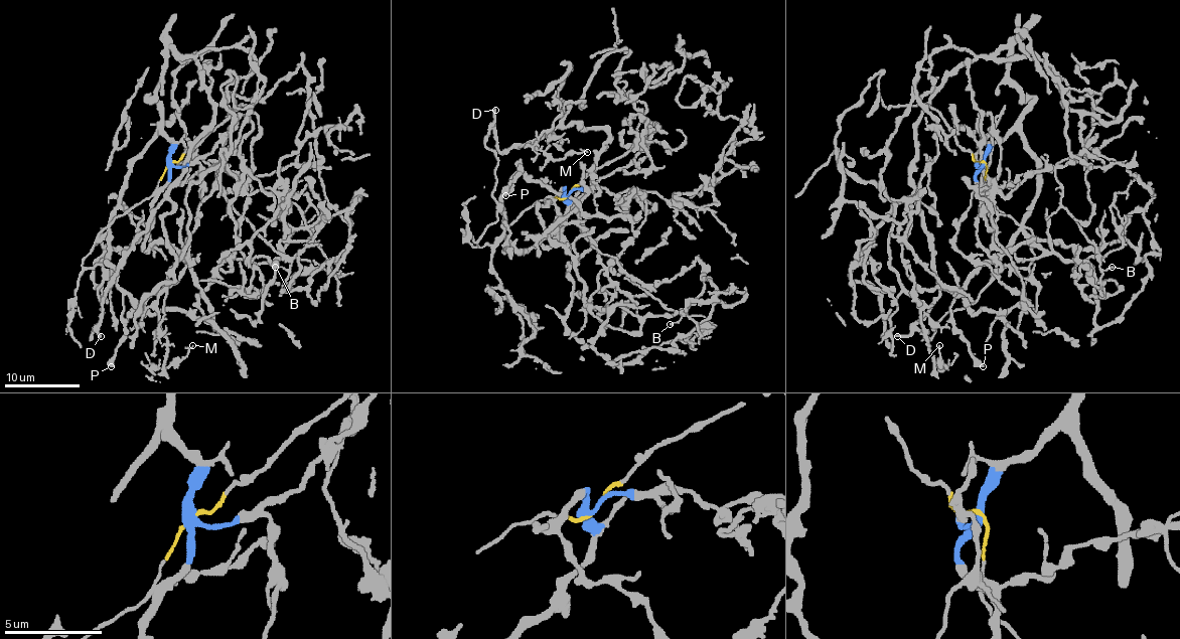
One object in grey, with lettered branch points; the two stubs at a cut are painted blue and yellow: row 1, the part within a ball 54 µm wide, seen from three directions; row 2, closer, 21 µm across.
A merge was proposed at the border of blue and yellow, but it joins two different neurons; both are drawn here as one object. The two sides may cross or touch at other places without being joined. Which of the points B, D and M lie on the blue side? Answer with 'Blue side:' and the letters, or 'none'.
Blue side: B, D

